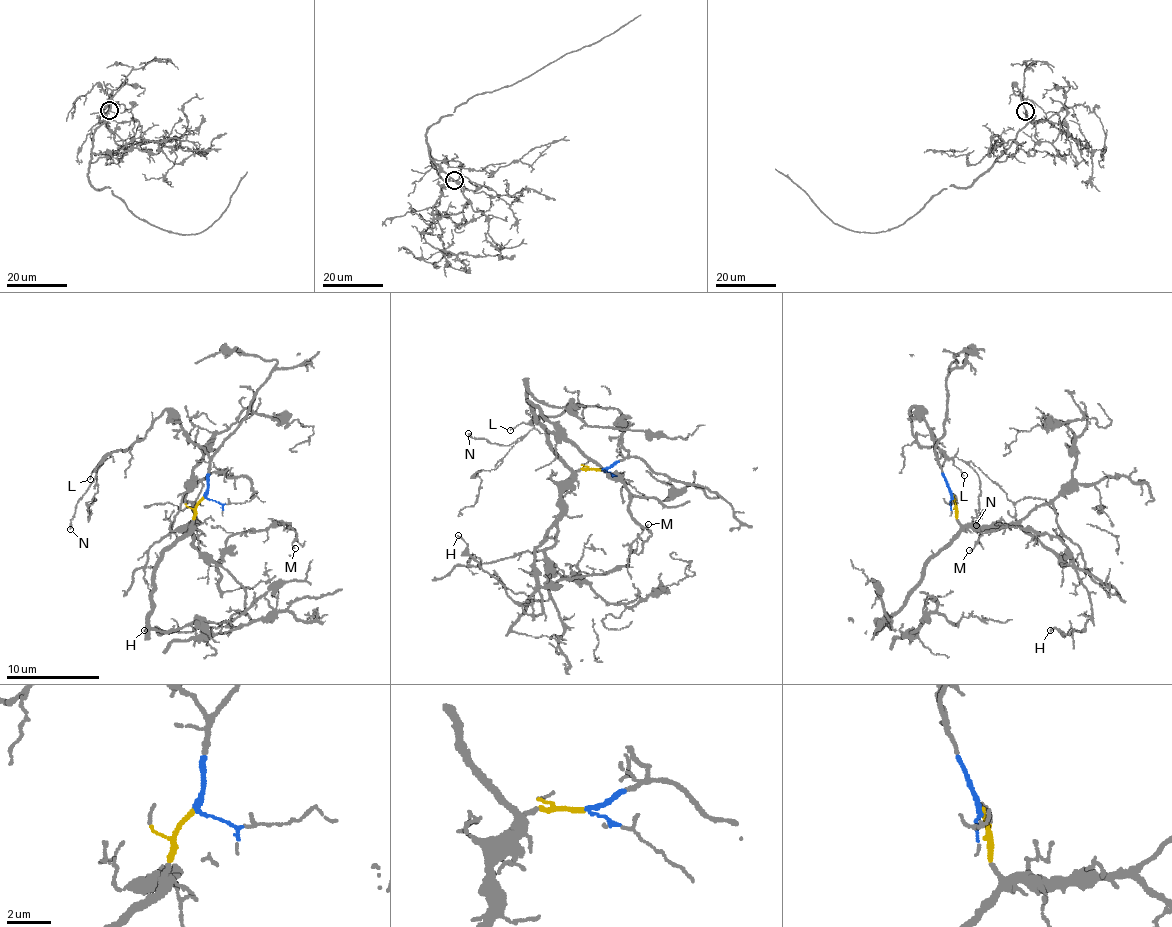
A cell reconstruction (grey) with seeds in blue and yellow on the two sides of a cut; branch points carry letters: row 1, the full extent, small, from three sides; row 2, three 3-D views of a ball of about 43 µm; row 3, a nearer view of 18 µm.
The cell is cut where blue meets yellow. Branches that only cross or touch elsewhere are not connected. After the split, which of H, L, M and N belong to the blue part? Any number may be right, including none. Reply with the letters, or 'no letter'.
L, N

